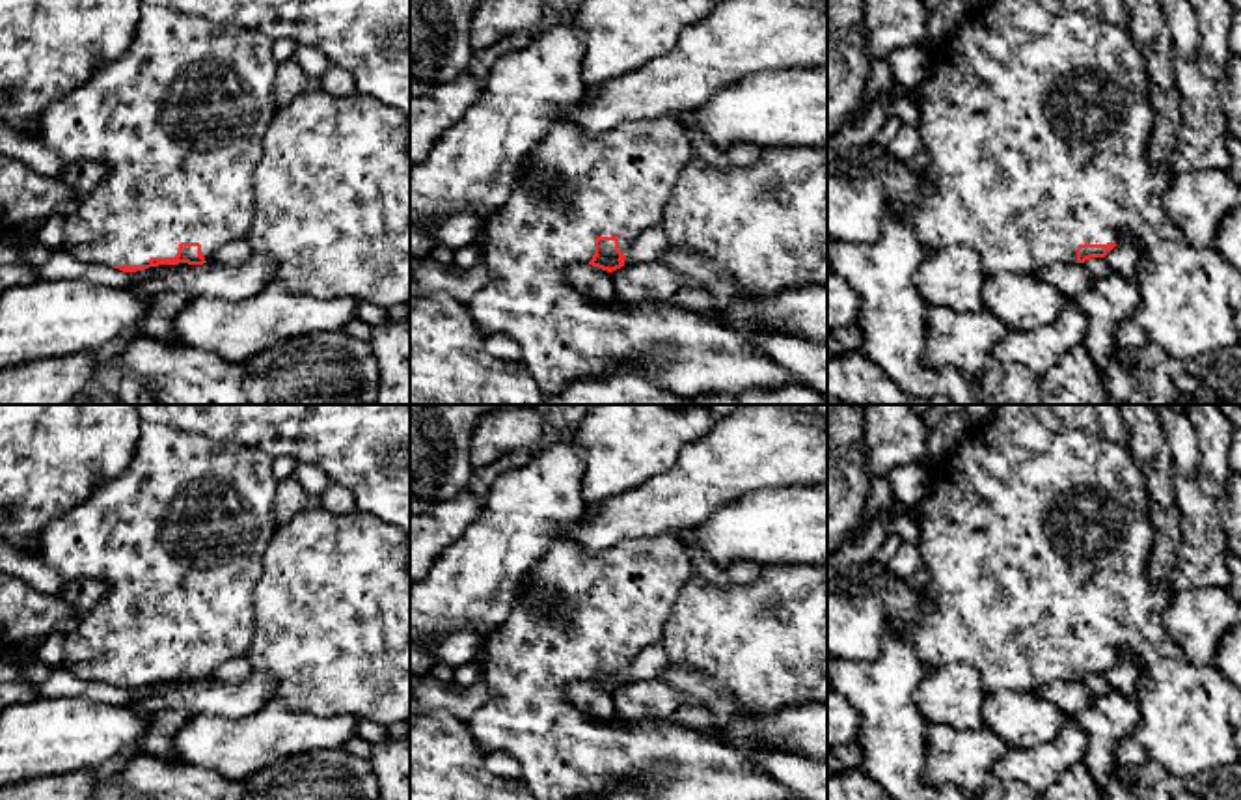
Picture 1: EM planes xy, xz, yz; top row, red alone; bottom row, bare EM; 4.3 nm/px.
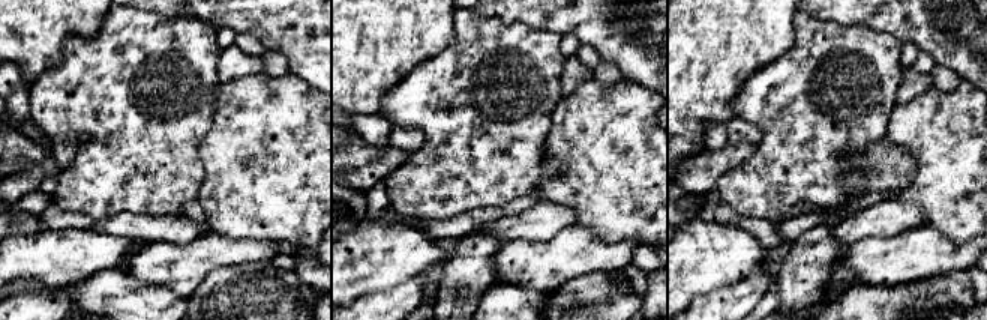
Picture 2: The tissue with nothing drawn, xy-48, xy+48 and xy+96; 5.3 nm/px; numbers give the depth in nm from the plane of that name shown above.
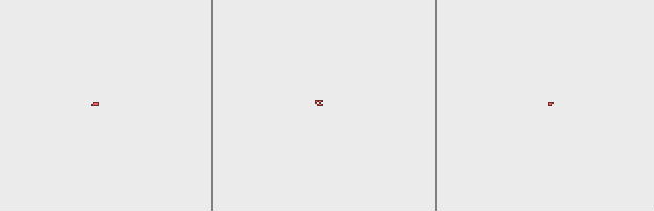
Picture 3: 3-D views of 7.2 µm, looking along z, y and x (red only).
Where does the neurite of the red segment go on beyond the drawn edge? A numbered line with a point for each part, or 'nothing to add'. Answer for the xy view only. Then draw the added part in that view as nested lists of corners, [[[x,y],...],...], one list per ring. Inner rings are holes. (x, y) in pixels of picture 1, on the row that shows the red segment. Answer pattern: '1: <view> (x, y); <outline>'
1: xy (179, 120); [[[142,6],[132,47],[82,86],[50,103],[41,117],[39,140],[65,164],[97,160],[108,166],[106,179],[91,194],[78,198],[75,209],[63,216],[63,250],[84,263],[149,265],[151,257],[175,257],[181,242],[199,242],[201,255],[212,263],[220,246],[244,239],[255,216],[253,172],[278,110],[276,71],[272,39],[261,32]]]

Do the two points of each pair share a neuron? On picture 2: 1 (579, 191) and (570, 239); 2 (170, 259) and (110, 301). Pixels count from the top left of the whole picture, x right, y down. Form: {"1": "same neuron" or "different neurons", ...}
{"1": "different neurons", "2": "different neurons"}

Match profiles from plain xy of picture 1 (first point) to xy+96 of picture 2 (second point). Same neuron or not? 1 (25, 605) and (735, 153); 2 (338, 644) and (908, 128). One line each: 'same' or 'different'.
1: same
2: same

